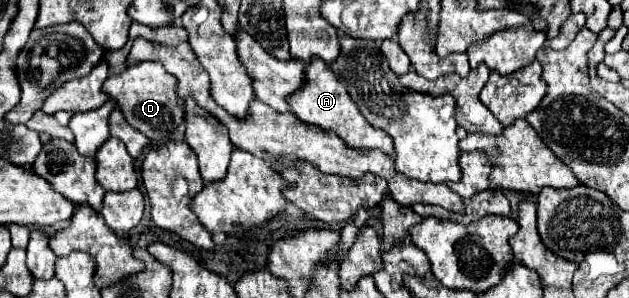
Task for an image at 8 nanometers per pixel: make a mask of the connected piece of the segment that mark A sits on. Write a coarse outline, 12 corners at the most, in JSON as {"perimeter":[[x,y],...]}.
{"perimeter":[[327,64],[305,68],[289,96],[301,122],[351,148],[393,156],[391,136],[363,118]]}

